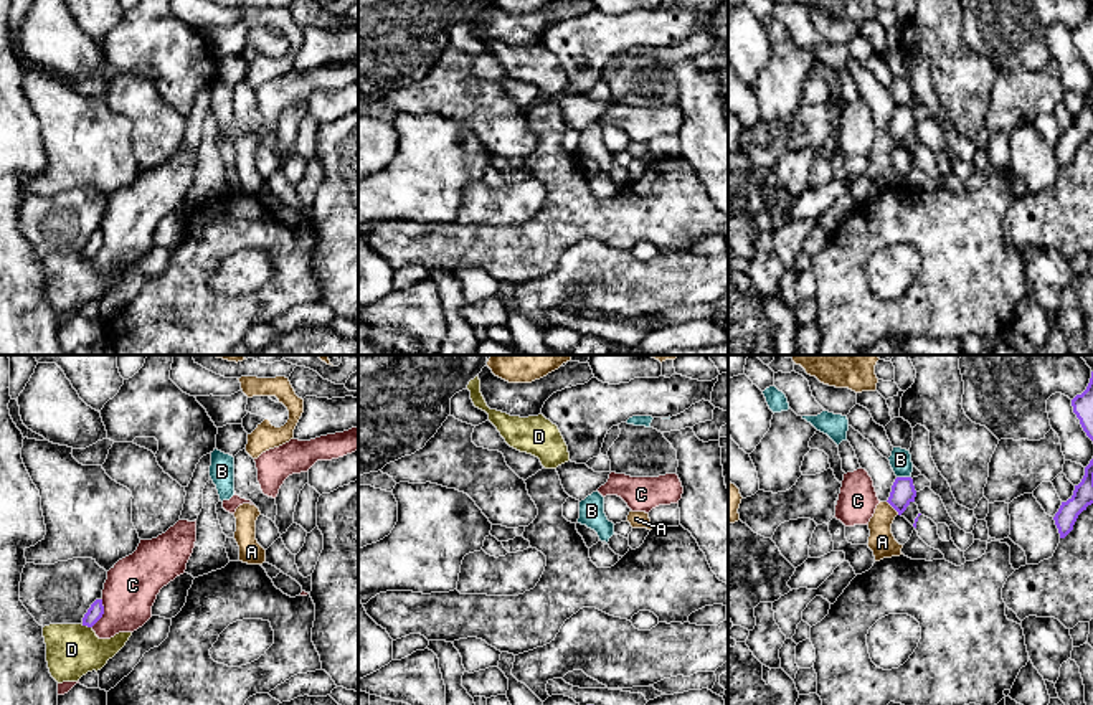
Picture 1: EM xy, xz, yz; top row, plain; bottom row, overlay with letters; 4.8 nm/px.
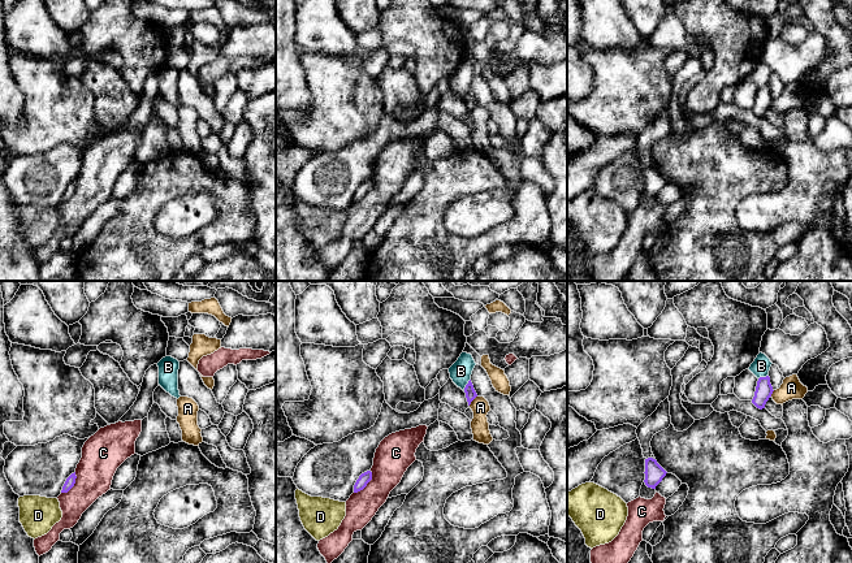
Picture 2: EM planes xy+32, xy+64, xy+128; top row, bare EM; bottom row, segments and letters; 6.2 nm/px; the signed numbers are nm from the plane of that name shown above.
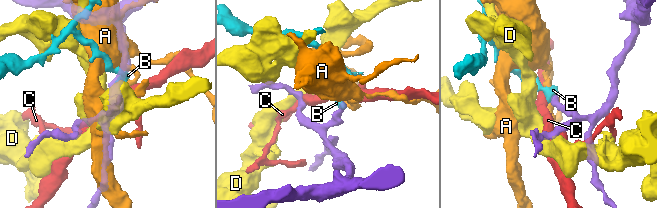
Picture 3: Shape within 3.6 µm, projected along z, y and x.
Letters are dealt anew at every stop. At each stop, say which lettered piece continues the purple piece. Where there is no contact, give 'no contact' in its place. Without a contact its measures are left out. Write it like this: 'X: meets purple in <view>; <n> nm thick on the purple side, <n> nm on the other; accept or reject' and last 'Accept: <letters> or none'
A: meets purple in yz; 120 nm thick on the purple side, 130 nm on the other; reject
B: meets purple in yz; 120 nm thick on the purple side, 110 nm on the other; reject
C: meets purple in xy; 80 nm thick on the purple side, 260 nm on the other; reject
D: meets purple in xy; 80 nm thick on the purple side, 260 nm on the other; reject
Accept: none

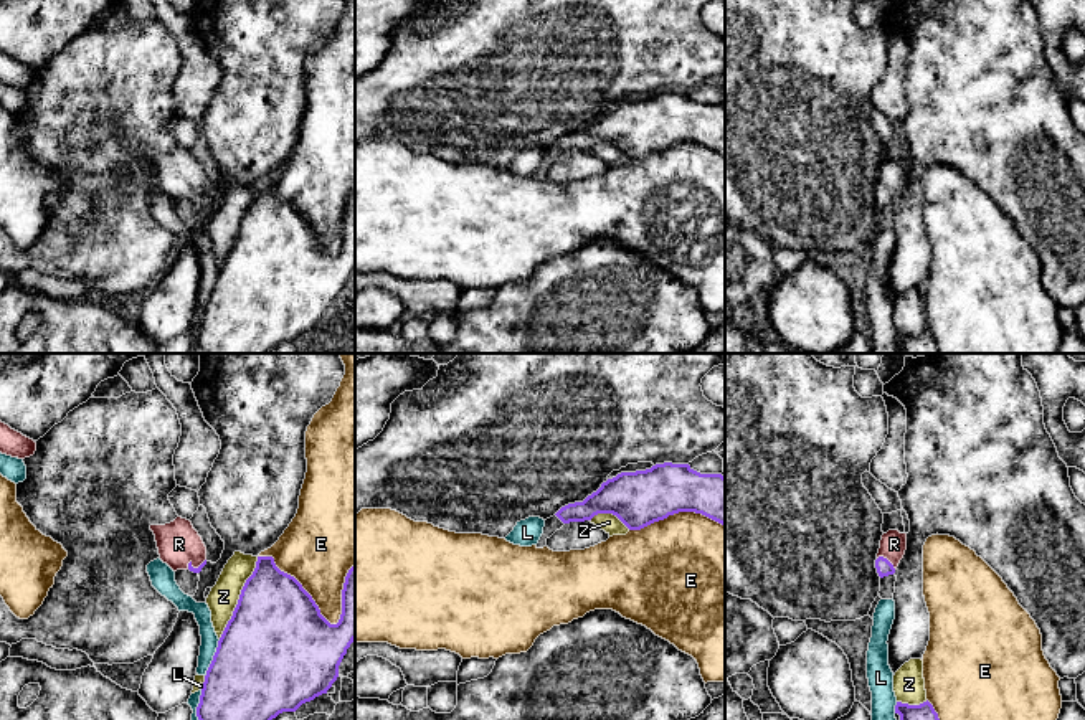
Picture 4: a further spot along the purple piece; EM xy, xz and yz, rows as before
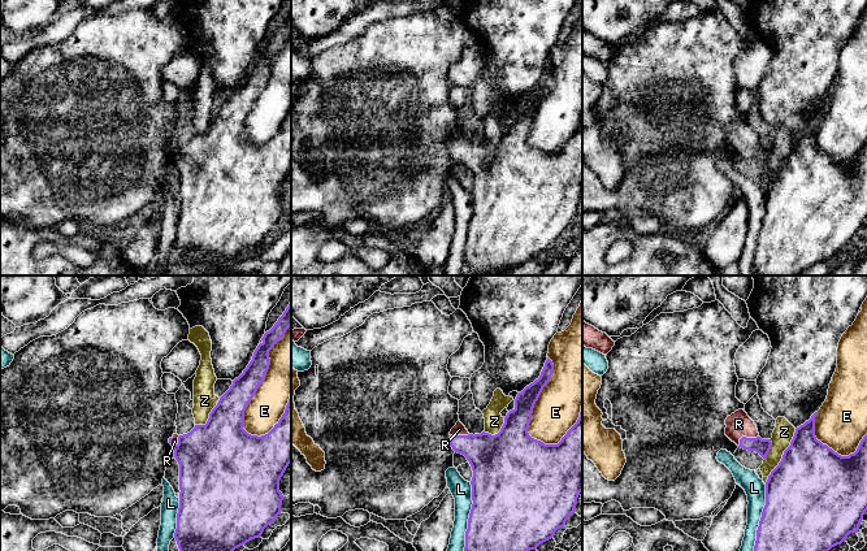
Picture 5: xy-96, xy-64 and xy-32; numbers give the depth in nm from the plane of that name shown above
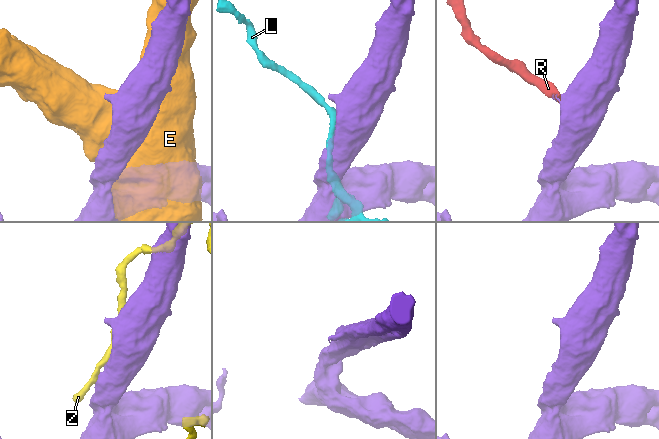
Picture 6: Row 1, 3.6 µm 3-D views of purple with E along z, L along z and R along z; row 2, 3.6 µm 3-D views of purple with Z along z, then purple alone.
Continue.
E: meets purple in xy; 460 nm thick on the purple side, 380 nm on the other; reject
L: meets purple in xy; 500 nm thick on the purple side, 80 nm on the other; reject
R: meets purple in yz; 80 nm thick on the purple side, 130 nm on the other; accept
Z: meets purple in xy; 480 nm thick on the purple side, 140 nm on the other; reject
Accept: R

